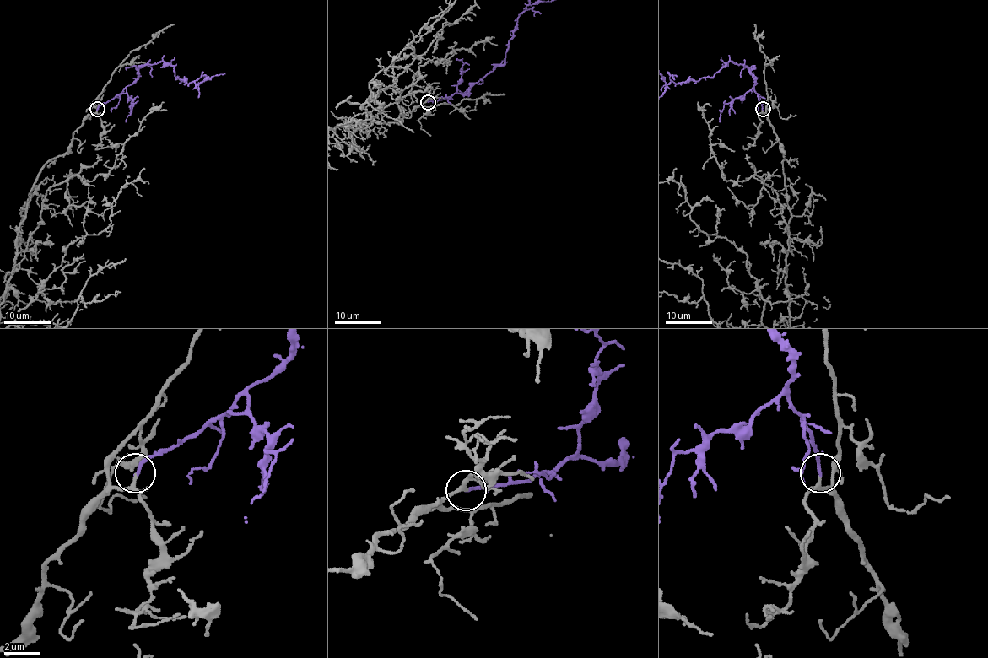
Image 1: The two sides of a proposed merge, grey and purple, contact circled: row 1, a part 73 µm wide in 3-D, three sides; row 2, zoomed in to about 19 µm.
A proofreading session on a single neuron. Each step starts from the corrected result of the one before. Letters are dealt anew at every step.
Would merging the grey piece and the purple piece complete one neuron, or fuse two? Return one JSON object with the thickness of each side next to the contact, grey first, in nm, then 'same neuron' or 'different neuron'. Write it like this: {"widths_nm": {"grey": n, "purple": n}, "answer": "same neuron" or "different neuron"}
{"widths_nm": {"grey": 120, "purple": 190}, "answer": "same neuron"}

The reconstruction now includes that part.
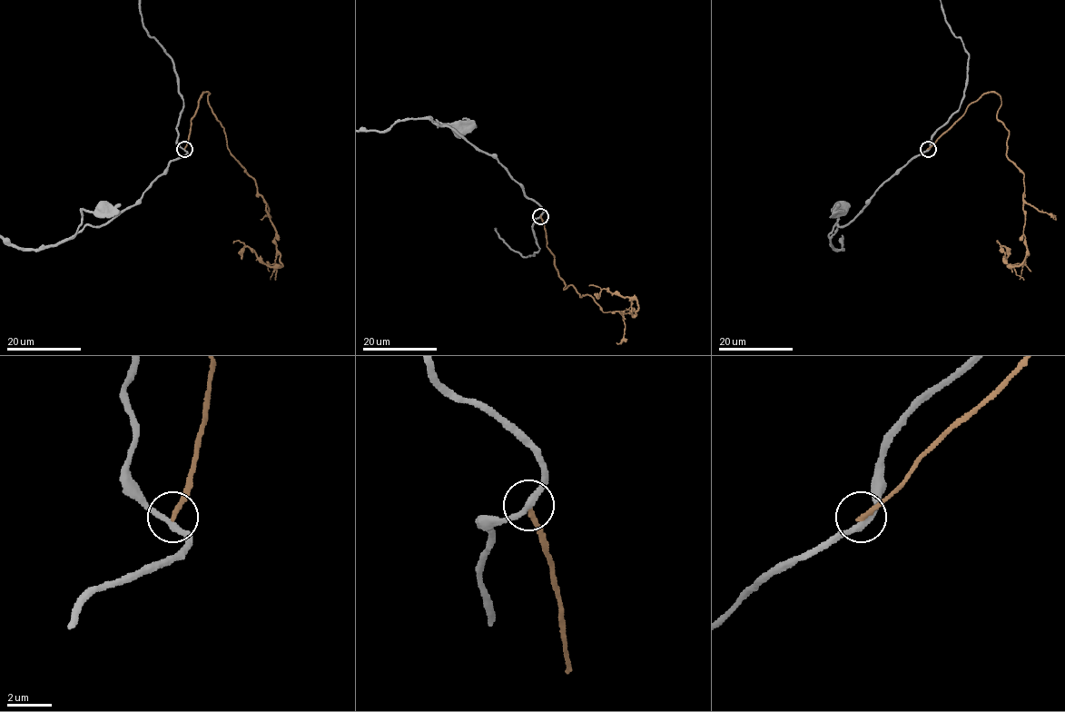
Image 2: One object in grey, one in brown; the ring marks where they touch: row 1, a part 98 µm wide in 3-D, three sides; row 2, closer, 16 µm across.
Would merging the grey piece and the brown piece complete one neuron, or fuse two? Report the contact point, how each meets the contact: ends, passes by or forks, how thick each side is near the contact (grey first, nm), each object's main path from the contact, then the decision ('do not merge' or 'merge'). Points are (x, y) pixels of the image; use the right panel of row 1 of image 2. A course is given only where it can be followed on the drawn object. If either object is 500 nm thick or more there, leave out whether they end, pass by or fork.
place (928, 149); grey passes by; brown ends; calibres 260 and 200 nm; course grey (928, 149), (900, 168), (833, 233), (837, 222), (833, 211), (842, 213), (842, 209); course brown (928, 148), (981, 96), (999, 94), (1006, 155), (1023, 173), (1027, 254), (1009, 266), (1000, 247), (1005, 259); do not merge

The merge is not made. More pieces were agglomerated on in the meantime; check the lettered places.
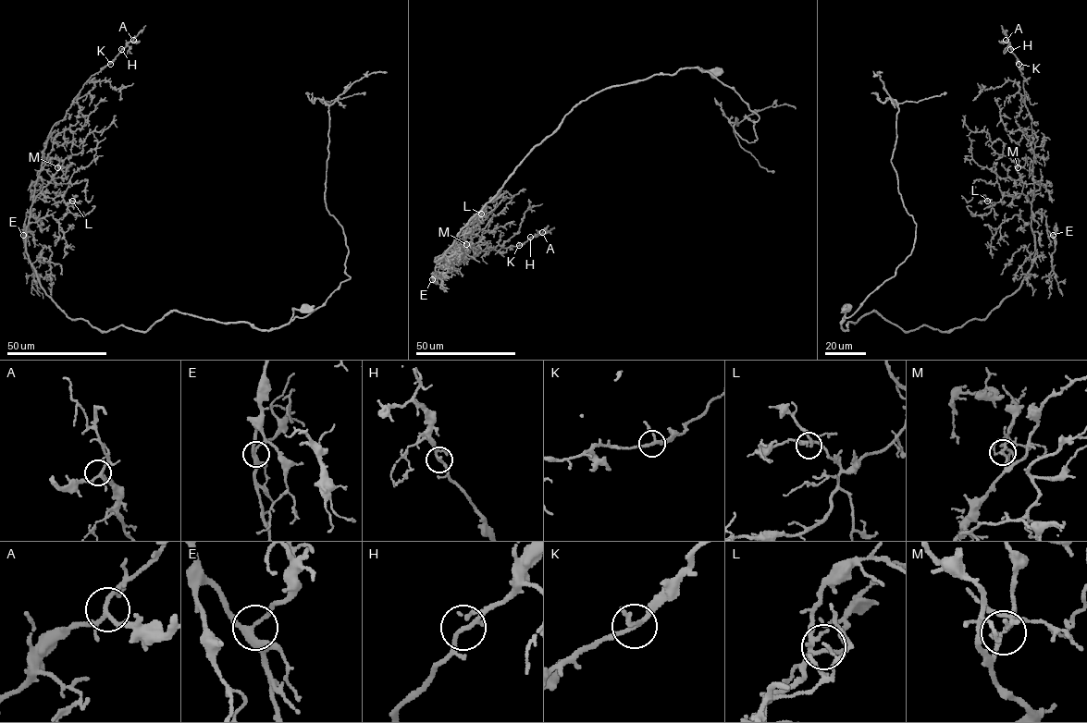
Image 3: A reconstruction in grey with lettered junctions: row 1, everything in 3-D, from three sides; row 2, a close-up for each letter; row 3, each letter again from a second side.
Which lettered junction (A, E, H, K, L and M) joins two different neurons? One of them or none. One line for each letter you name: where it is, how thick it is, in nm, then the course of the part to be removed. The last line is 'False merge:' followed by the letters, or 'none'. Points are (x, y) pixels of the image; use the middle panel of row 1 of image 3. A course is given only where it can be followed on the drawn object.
False merge: none

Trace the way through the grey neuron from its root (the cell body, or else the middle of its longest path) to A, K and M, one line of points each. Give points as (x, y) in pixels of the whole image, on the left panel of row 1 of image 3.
A: (305, 308), (267, 330), (170, 311), (144, 332), (102, 331), (43, 288), (26, 230), (48, 135), (133, 40)
K: (305, 308), (267, 330), (170, 311), (144, 332), (102, 331), (45, 293), (26, 245), (43, 153), (110, 64)
M: (305, 308), (267, 330), (177, 311), (144, 332), (102, 331), (70, 319), (26, 252), (30, 206), (57, 166)

